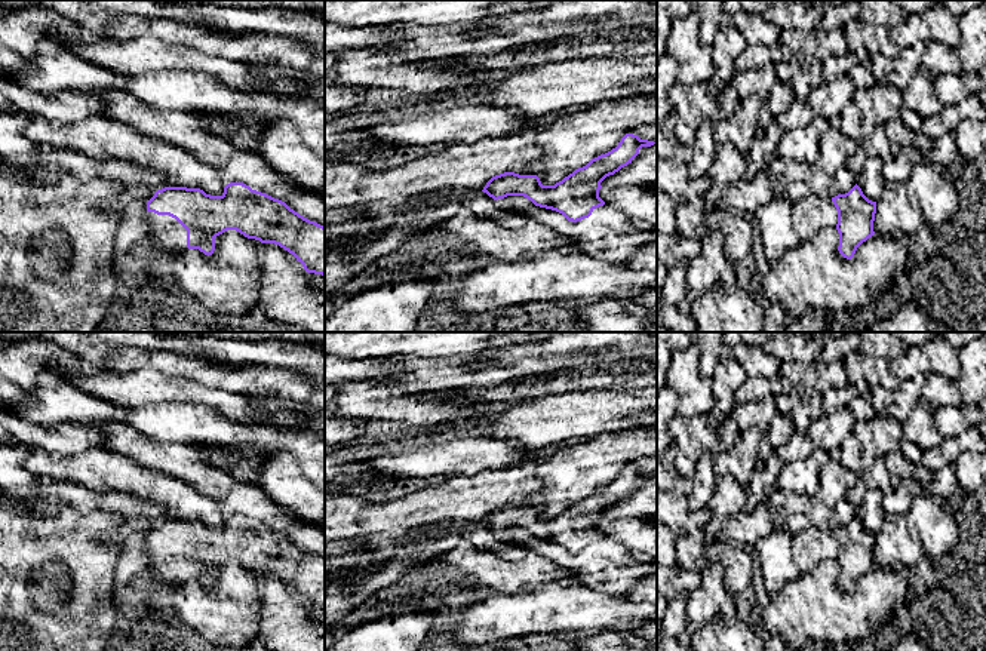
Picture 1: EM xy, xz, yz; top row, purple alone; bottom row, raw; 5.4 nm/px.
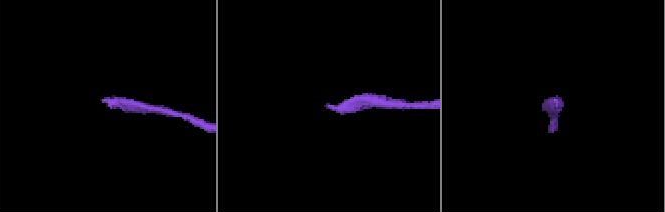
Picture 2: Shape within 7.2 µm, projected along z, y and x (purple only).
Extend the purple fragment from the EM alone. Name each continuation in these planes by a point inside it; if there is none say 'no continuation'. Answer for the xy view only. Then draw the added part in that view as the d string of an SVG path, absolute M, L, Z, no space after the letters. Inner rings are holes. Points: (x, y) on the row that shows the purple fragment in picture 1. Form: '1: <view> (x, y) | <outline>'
1: xy (165, 230) | M148 212L148 237L162 248L182 252L187 248L187 230L169 215Z

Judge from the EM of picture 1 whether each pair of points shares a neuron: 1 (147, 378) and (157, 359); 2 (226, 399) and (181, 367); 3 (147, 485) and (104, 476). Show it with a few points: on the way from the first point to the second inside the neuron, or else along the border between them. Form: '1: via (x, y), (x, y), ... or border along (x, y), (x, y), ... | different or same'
1: border along (149, 367), (186, 378) | different
2: border along (177, 375), (206, 386), (235, 390), (243, 396) | different
3: via (137, 481), (128, 476), (114, 476) | same

